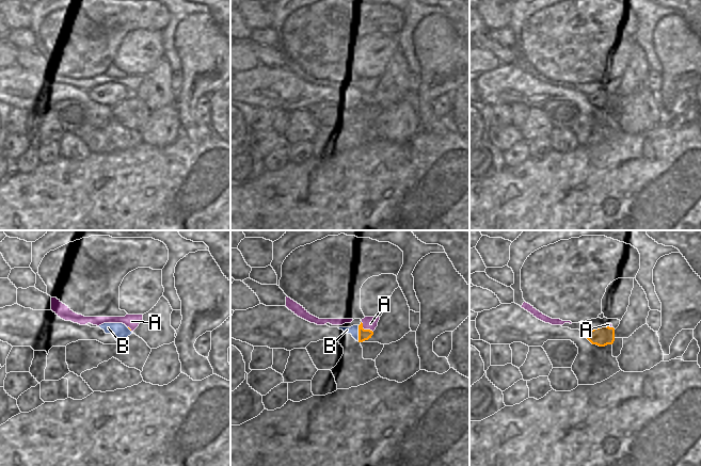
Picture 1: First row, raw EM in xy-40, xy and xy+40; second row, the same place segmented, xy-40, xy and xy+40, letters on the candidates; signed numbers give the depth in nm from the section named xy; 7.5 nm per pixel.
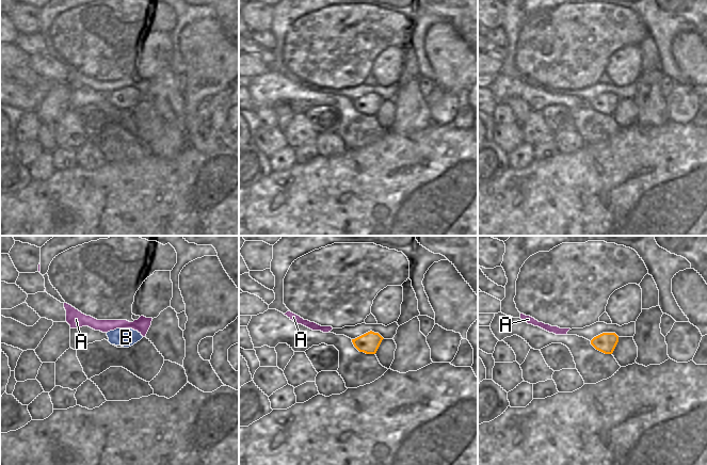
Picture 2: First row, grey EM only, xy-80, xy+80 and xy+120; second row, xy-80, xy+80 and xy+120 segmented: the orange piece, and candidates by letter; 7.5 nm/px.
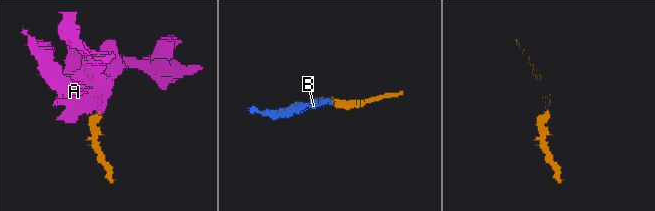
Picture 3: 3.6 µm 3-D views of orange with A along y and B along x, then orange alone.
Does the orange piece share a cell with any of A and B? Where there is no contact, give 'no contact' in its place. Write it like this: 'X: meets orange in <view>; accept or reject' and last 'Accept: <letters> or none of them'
A: meets orange in xy; reject
B: meets orange in xy; accept
Accept: B

